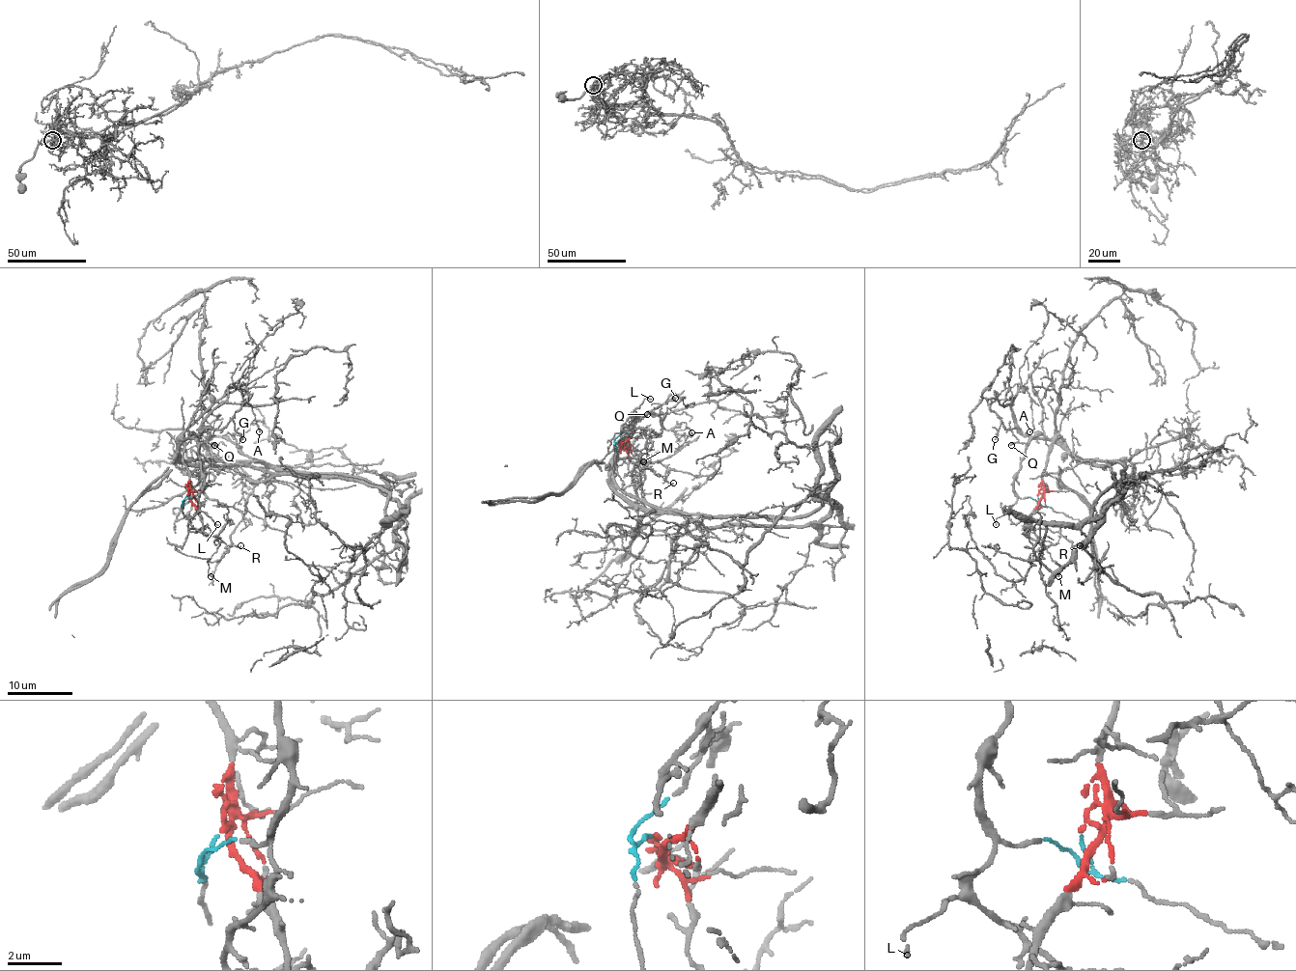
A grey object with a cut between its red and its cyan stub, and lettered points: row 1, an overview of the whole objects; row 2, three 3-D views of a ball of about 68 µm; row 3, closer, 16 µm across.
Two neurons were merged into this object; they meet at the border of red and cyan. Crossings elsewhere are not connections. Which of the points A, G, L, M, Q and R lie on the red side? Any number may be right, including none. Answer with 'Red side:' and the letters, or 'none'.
Red side: A, G, M

